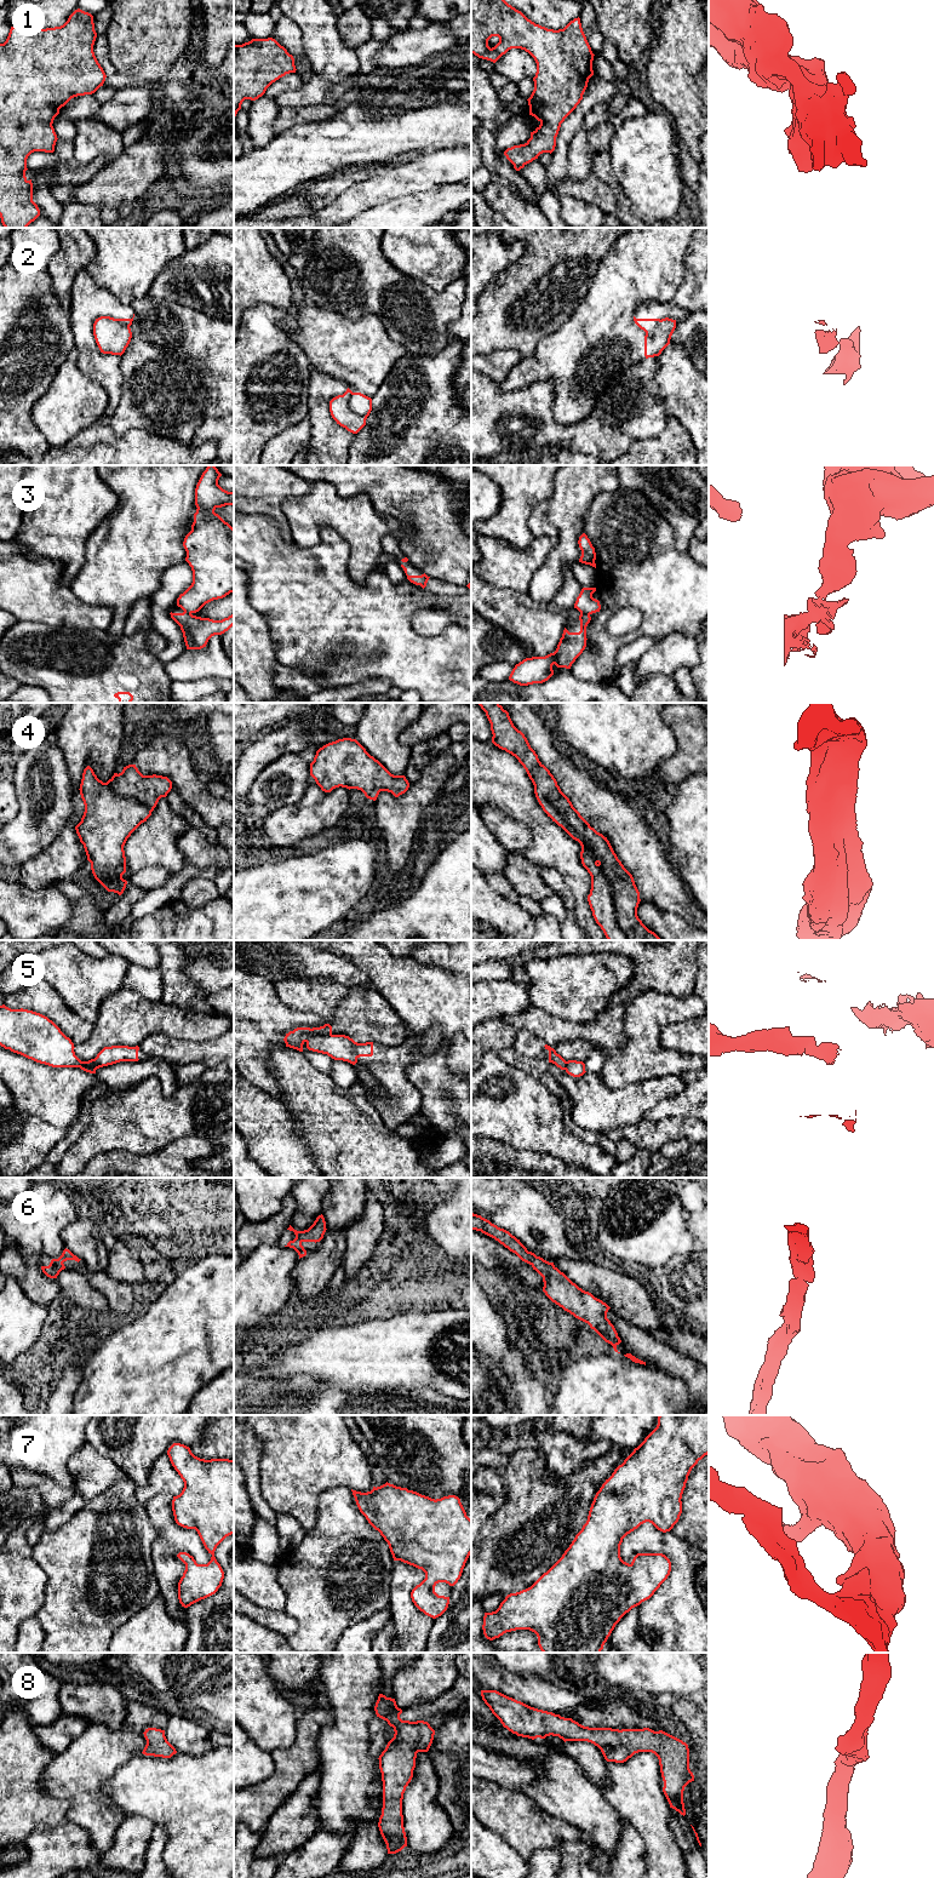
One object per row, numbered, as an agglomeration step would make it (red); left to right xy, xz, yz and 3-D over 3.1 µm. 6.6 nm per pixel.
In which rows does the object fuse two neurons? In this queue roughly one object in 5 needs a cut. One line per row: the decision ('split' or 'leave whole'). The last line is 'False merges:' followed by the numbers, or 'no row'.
1: leave whole
2: split
3: split
4: leave whole
5: split
6: leave whole
7: leave whole
8: leave whole
False merges: 2, 3, 5

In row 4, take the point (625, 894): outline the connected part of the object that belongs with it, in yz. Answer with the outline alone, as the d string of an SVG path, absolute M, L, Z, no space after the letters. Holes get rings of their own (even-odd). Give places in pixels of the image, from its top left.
M477 703L486 712L491 723L492 743L502 750L515 756L526 769L534 785L535 797L543 811L561 826L573 840L581 846L580 859L583 866L591 876L591 889L588 901L596 923L603 931L608 940L661 940L649 931L637 916L641 901L640 892L632 875L624 868L614 853L609 841L597 832L573 807L569 798L561 791L550 771L539 761L538 755L531 748L525 734L518 731L506 710L499 703Z

